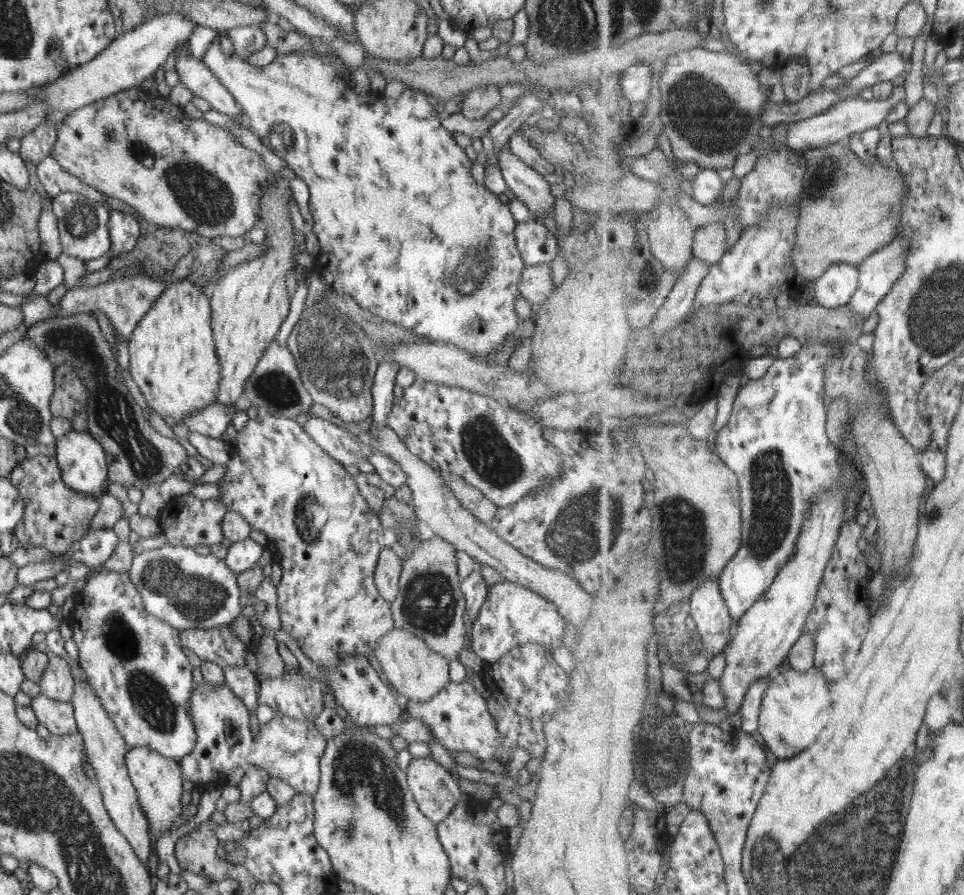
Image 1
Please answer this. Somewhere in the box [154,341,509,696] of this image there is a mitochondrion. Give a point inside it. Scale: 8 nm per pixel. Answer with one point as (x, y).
(427, 604)

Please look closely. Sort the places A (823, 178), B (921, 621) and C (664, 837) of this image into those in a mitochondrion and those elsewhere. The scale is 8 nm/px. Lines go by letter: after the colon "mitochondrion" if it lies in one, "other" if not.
A: mitochondrion
B: other
C: other

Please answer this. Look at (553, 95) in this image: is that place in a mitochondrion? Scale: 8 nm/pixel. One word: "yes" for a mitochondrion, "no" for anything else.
no

